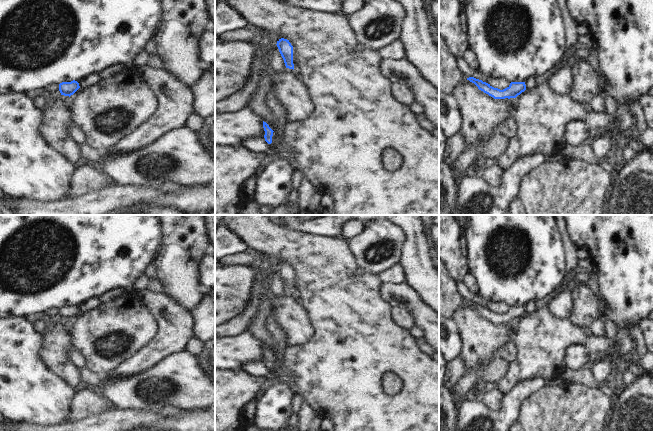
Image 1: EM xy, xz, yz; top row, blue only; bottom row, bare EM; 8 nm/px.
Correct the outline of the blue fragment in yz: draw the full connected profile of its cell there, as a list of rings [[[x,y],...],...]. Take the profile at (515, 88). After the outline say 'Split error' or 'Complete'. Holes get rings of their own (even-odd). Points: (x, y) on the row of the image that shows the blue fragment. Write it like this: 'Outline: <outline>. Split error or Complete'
Outline: [[[469,77],[467,80],[474,83],[479,90],[483,91],[494,99],[516,98],[526,90],[525,82],[511,82],[507,88],[500,90],[474,77]]]. Complete.

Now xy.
Outline: [[[75,80],[71,82],[62,82],[59,84],[59,91],[61,95],[71,96],[80,88],[79,83]]]. Complete.

